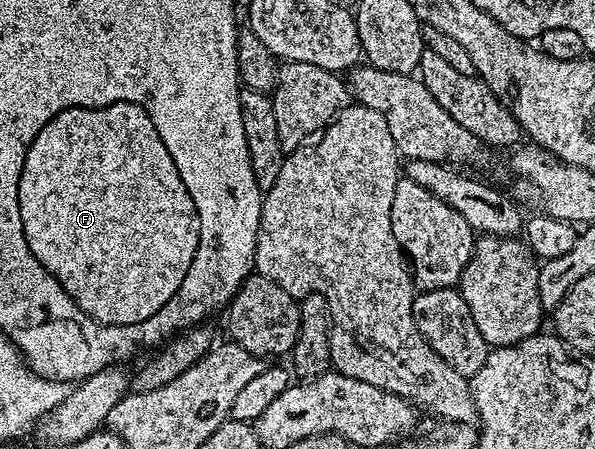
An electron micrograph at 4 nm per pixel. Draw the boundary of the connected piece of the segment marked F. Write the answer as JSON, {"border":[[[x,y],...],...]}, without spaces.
{"border":[[[116,101],[98,109],[64,109],[45,124],[39,135],[35,135],[19,175],[19,219],[23,219],[23,235],[31,255],[39,259],[41,266],[60,283],[70,299],[98,325],[138,325],[154,317],[172,297],[177,296],[183,279],[187,279],[187,271],[191,271],[191,263],[199,247],[197,208],[179,171],[163,139],[159,139],[159,131],[155,131],[155,123],[151,123],[147,111],[126,101]]]}

